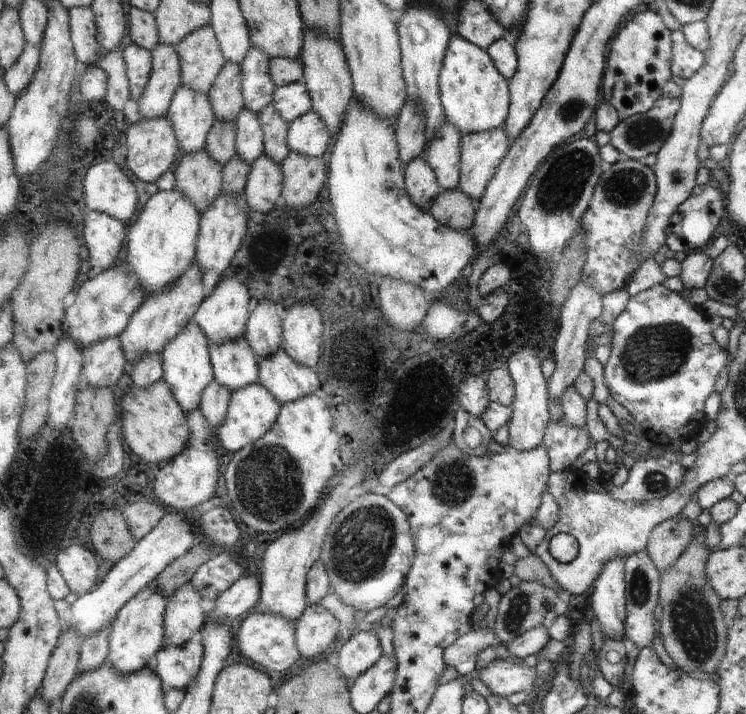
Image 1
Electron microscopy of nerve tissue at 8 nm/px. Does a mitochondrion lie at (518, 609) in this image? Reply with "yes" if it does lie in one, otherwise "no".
yes

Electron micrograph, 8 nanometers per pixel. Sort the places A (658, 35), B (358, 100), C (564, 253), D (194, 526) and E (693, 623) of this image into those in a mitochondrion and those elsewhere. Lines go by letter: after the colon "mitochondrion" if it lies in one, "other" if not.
A: other
B: other
C: other
D: other
E: mitochondrion

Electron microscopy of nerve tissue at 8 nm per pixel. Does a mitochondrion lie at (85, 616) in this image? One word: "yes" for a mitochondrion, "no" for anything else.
no

